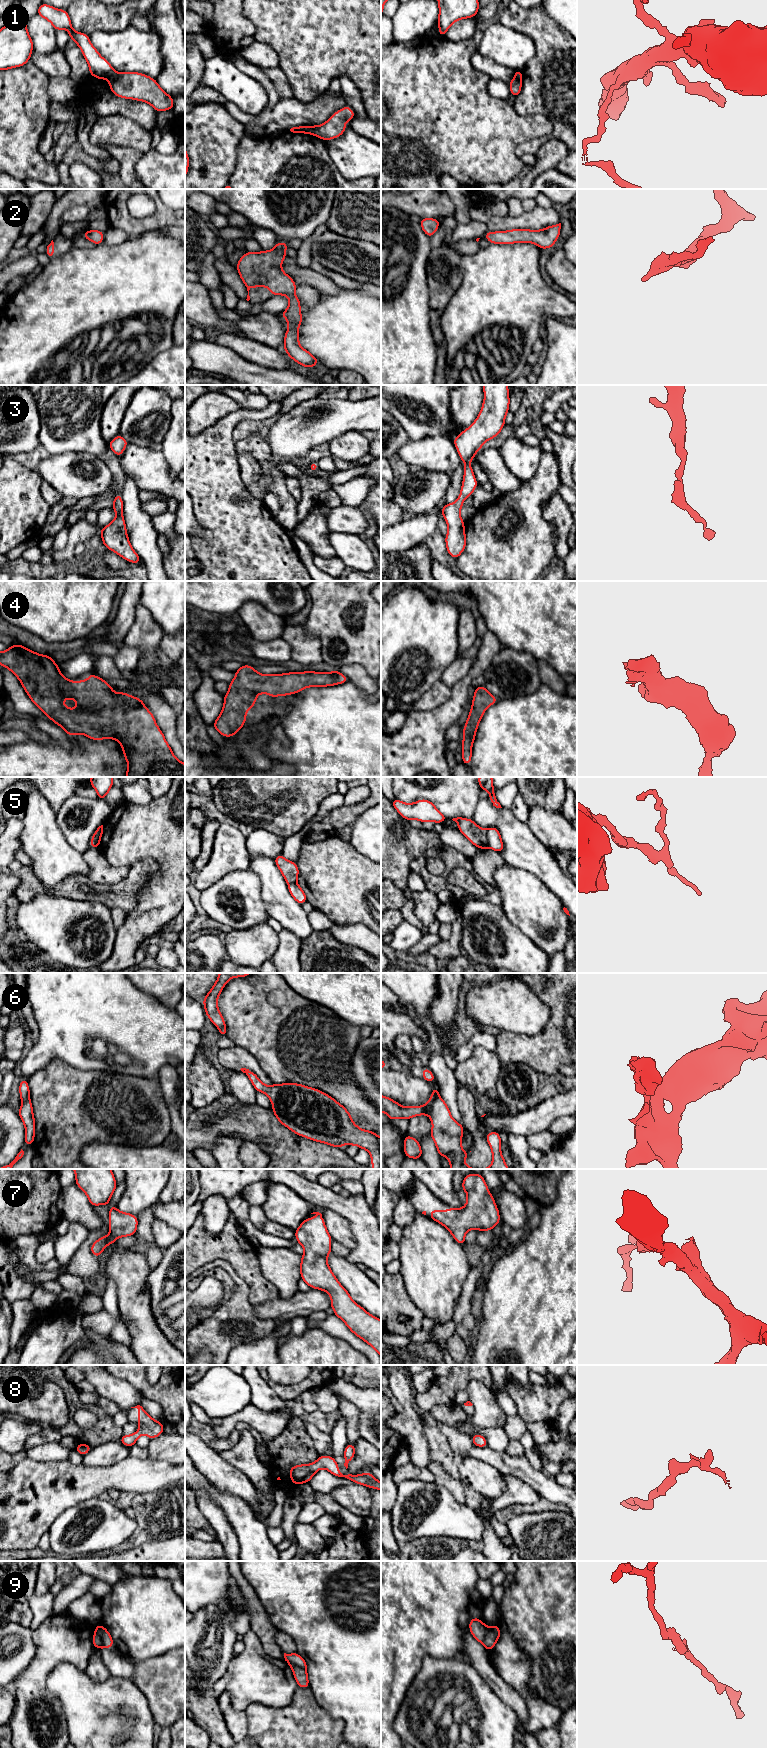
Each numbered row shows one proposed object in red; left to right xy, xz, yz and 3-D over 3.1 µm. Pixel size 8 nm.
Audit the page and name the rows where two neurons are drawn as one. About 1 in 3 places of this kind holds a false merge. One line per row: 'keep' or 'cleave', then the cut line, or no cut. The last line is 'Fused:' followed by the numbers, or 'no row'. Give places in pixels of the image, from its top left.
1: cleave | xy (117, 73), (109, 80)
2: keep | no cut
3: keep | no cut
4: keep | no cut
5: keep | no cut
6: cleave | yz (438, 1096), (428, 1114)
7: keep | no cut
8: keep | no cut
9: keep | no cut
Fused: 1, 6

